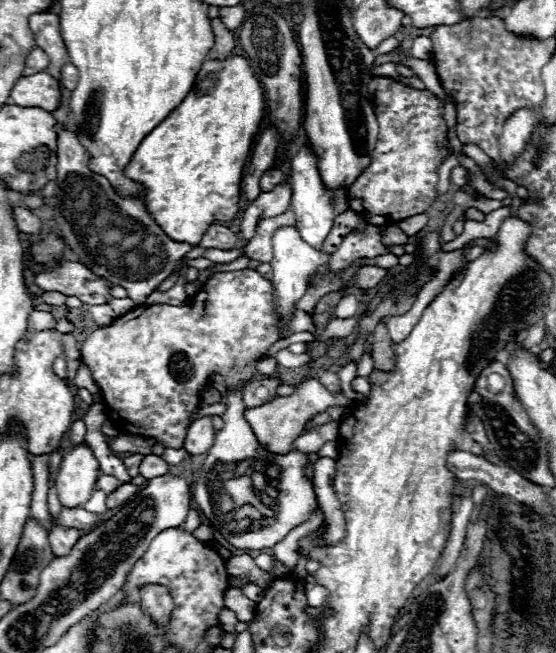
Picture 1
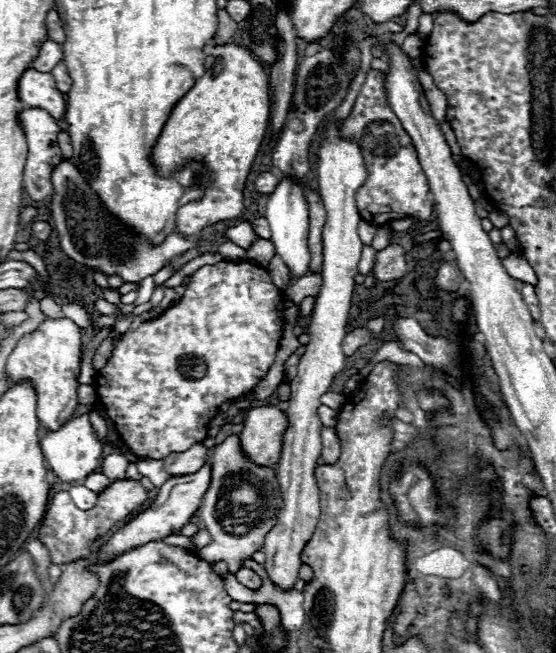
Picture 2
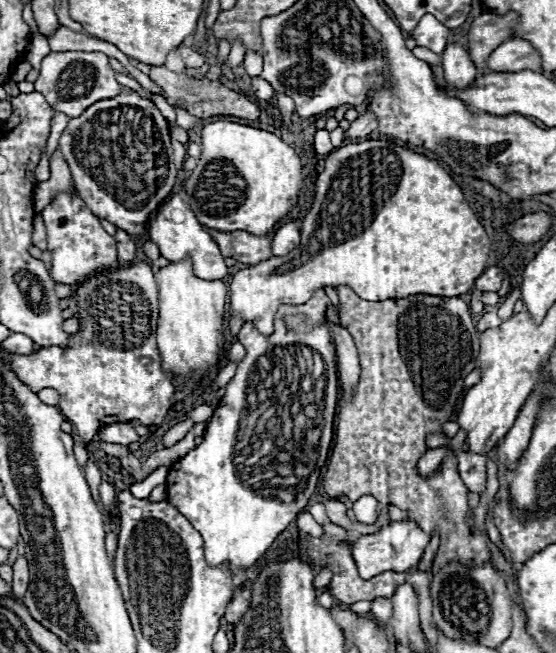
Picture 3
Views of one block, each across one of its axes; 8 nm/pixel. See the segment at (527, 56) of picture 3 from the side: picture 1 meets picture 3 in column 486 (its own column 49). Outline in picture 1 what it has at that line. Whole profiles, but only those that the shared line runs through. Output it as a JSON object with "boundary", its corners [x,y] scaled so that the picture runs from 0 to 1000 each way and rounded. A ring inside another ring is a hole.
{"boundary":[[[61,74],[47,92],[43,113],[65,113],[68,107],[83,107],[90,101],[90,89],[76,74]]]}

